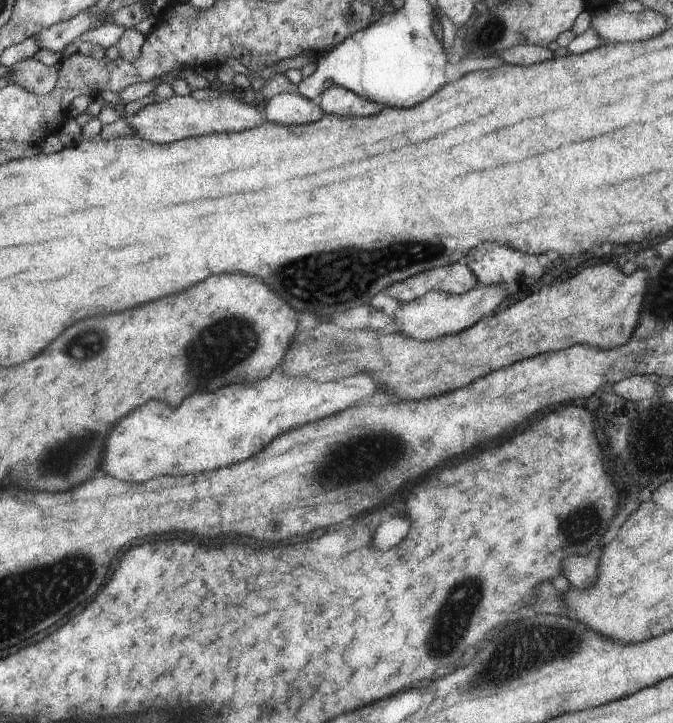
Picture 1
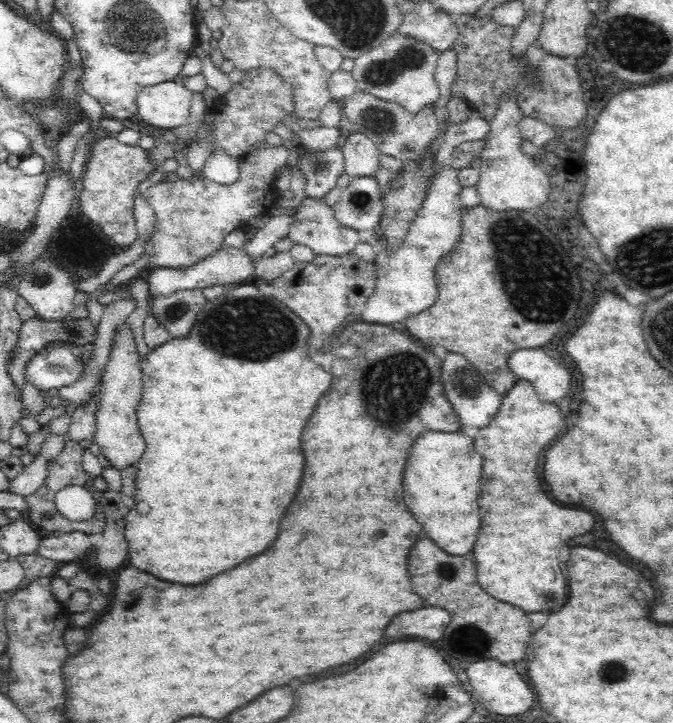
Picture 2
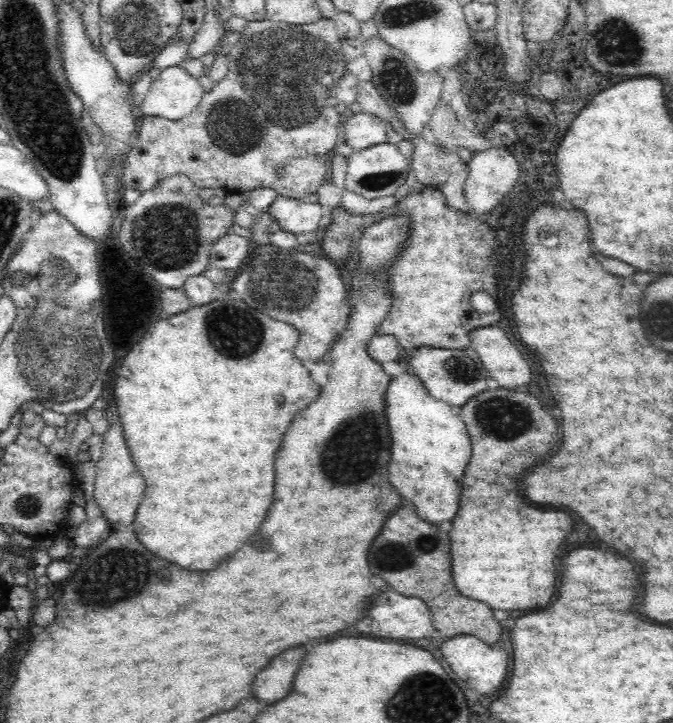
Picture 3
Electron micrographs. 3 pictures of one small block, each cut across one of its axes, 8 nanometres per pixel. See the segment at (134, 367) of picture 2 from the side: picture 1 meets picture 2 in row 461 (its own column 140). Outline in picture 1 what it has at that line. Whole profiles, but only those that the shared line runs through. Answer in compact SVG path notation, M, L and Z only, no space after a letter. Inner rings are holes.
M223 92L210 100L197 101L187 96L172 95L171 98L153 102L139 108L133 116L124 118L124 122L133 130L136 138L155 144L169 144L195 134L209 134L209 132L239 132L261 122L261 114L248 104L241 104L233 100L233 95Z

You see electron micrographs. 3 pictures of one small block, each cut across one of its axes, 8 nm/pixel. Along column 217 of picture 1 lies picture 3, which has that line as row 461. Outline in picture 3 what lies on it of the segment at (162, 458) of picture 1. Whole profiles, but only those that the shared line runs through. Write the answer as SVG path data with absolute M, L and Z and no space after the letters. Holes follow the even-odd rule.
M404 371L390 378L386 404L390 402L390 482L402 496L402 505L414 505L418 516L438 524L452 520L458 510L462 476L470 460L468 432L447 402L436 400L416 374Z

